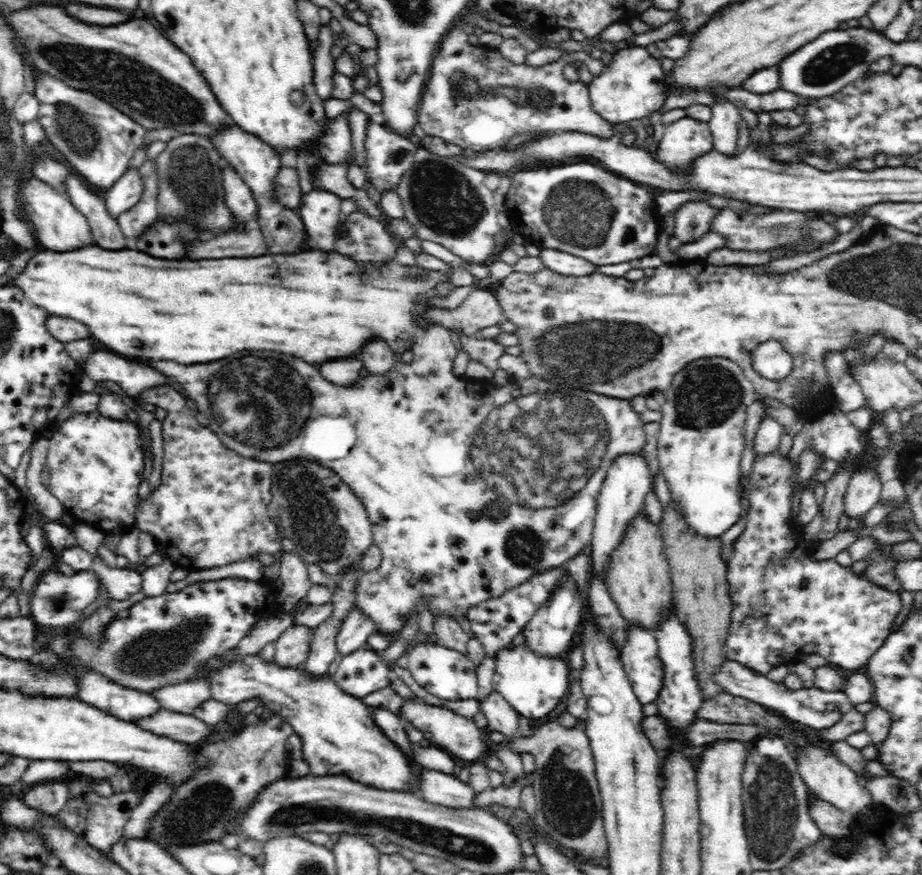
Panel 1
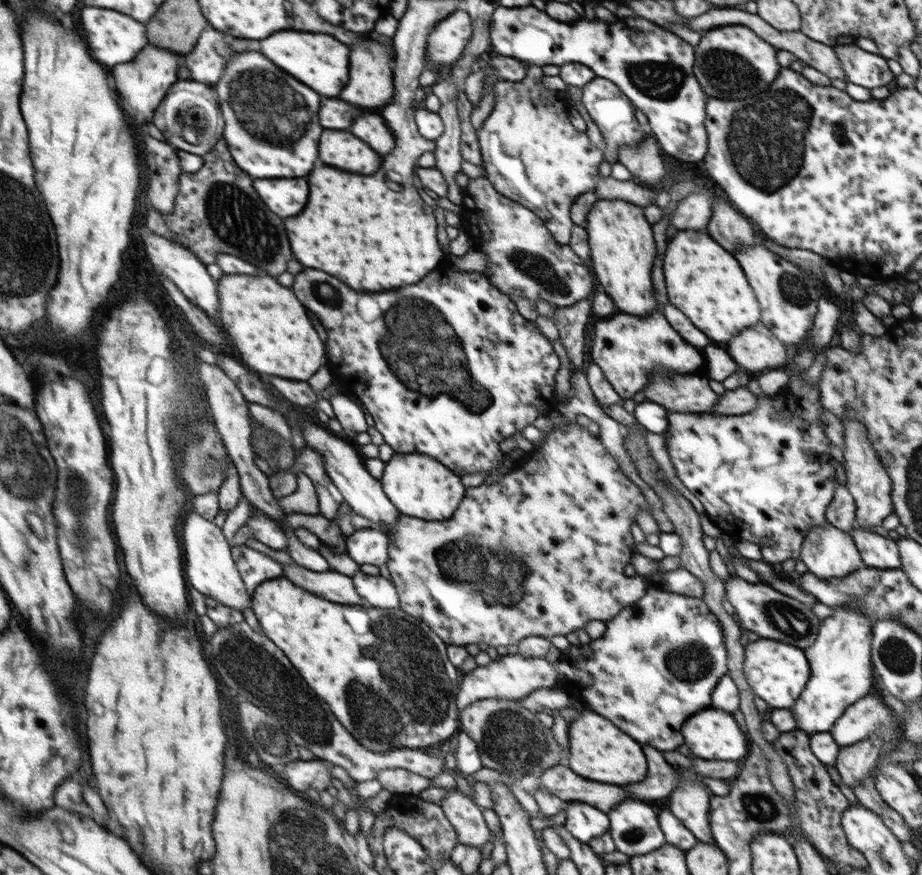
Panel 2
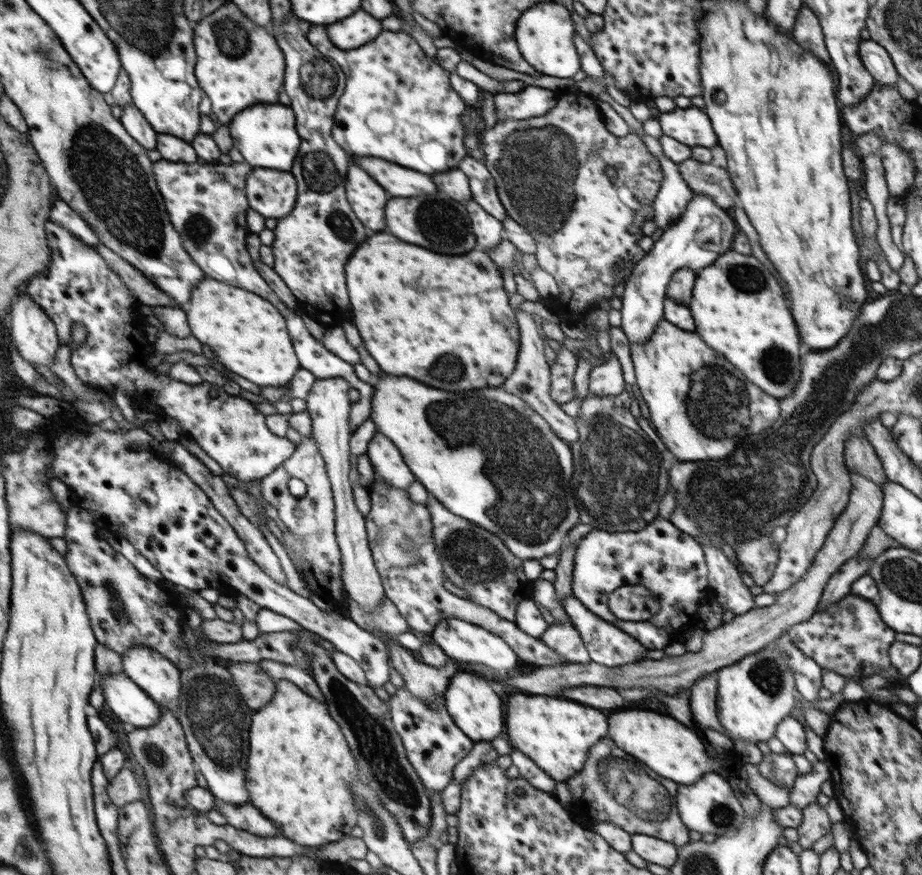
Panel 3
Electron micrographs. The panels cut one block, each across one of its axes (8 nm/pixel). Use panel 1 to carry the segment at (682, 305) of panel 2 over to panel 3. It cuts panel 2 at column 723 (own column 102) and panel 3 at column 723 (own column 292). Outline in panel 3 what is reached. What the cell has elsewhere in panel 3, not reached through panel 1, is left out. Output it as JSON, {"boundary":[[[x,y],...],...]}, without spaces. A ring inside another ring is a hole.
{"boundary":[[[729,250],[699,270],[692,294],[688,308],[700,338],[766,394],[777,399],[789,397],[801,377],[801,338],[770,270],[754,255]]]}

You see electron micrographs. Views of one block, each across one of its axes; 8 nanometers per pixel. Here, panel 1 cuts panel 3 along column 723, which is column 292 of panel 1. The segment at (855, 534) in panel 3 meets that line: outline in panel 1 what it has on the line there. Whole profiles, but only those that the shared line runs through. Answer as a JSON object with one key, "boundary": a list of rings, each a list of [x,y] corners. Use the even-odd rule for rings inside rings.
{"boundary":[[[292,624],[274,642],[276,655],[273,662],[284,668],[302,666],[308,660],[315,633],[315,628]]]}

